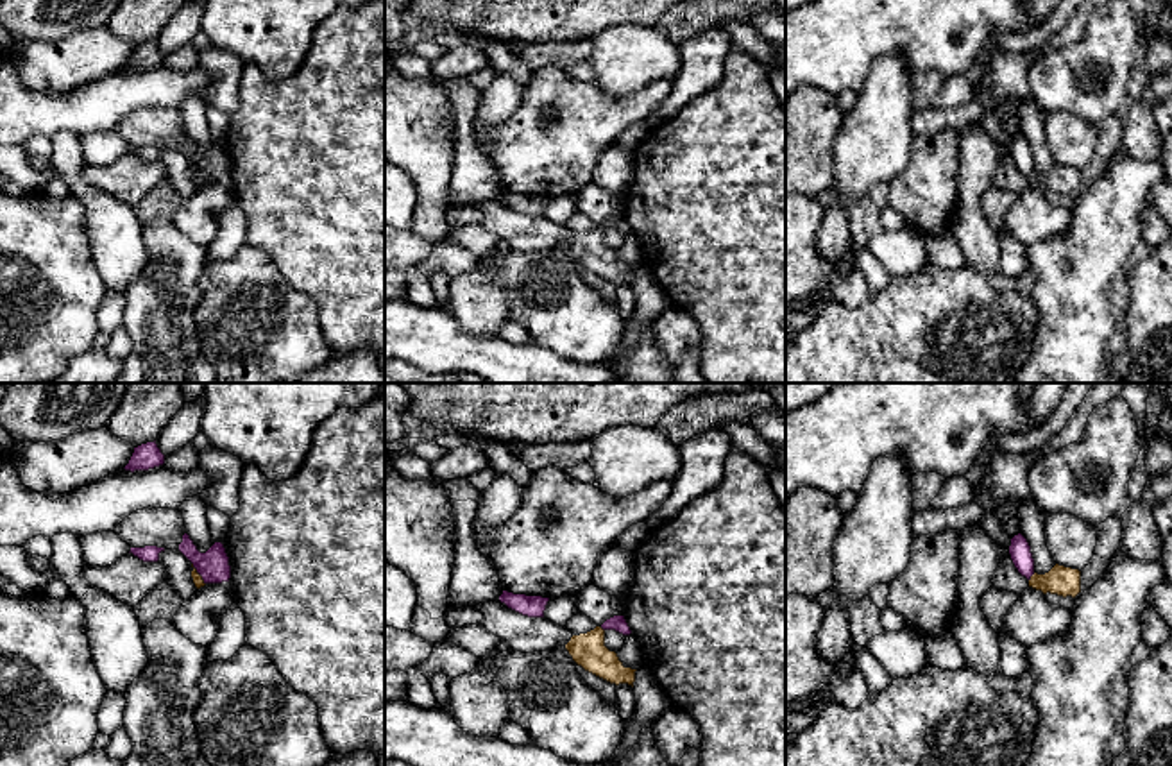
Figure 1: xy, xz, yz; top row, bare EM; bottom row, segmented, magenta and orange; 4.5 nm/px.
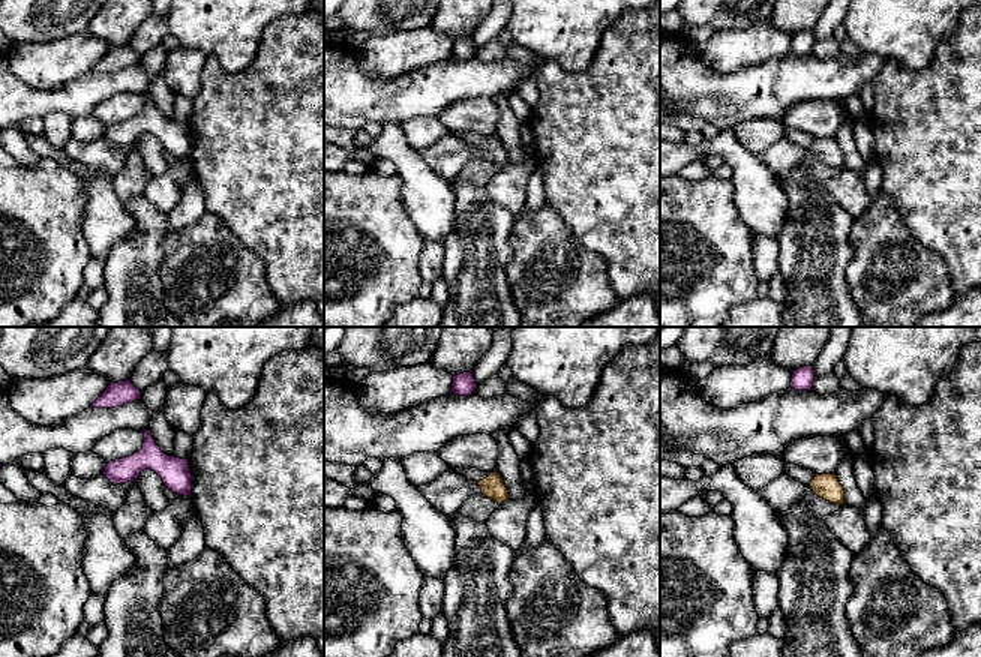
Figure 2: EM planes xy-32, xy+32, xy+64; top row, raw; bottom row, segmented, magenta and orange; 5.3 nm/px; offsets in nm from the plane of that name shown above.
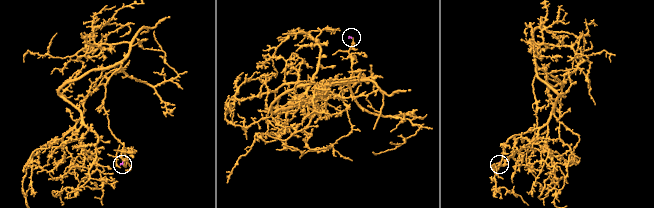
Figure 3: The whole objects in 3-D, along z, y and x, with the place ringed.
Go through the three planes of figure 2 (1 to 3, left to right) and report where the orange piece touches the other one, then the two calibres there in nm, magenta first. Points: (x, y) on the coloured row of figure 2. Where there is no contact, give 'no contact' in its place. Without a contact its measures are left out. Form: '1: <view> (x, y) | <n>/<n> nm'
1: no contact
2: no contact
3: no contact

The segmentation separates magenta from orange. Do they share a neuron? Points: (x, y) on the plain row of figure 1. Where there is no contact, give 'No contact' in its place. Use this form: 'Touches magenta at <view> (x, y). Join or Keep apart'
Touches magenta at yz (1031, 174). Keep apart

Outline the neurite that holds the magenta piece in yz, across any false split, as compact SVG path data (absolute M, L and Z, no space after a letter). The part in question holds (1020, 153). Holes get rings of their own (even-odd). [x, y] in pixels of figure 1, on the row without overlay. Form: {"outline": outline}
{"outline": "M1022 132L1011 138L1009 154L1018 172L1031 179L1031 175L1034 174L1034 157L1031 145Z"}

